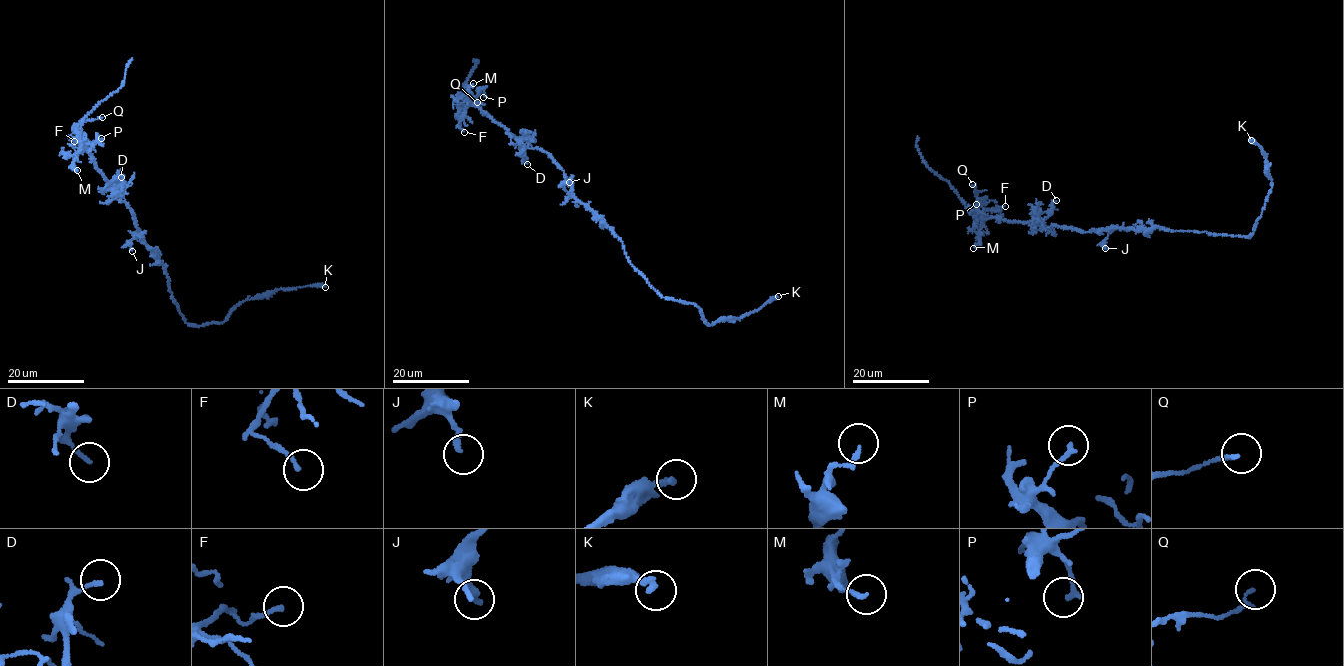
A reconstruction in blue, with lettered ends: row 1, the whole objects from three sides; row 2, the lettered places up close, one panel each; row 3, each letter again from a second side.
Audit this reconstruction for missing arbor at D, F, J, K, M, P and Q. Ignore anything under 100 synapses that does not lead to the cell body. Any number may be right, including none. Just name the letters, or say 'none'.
none

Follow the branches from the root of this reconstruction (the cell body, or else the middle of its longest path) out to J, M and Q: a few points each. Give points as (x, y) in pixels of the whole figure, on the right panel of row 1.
J: (1130, 228), (1113, 230), (1104, 241), (1105, 248)
M: (1130, 228), (1100, 228), (1084, 232), (991, 218), (983, 221), (980, 243), (973, 248)
Q: (1130, 228), (1084, 232), (986, 219), (978, 214), (972, 184)

